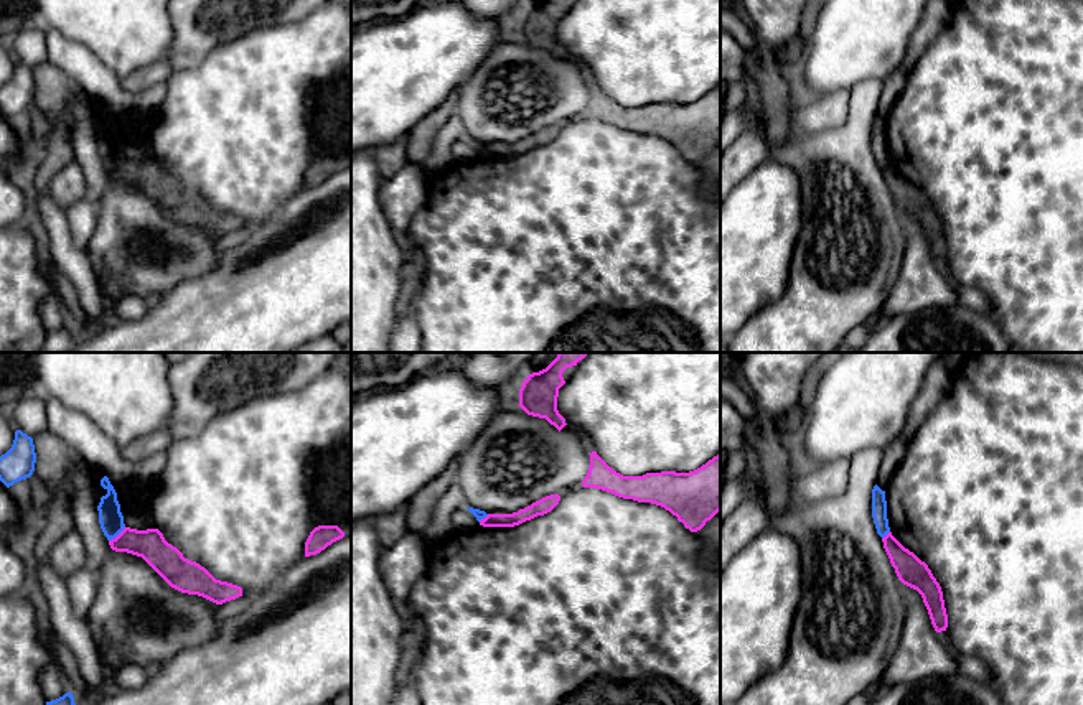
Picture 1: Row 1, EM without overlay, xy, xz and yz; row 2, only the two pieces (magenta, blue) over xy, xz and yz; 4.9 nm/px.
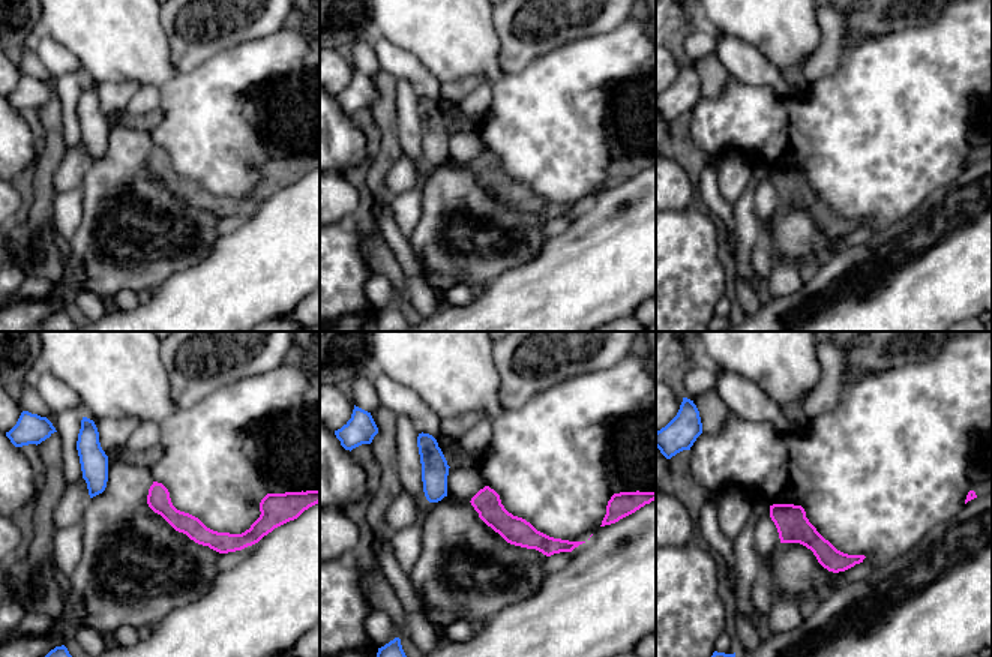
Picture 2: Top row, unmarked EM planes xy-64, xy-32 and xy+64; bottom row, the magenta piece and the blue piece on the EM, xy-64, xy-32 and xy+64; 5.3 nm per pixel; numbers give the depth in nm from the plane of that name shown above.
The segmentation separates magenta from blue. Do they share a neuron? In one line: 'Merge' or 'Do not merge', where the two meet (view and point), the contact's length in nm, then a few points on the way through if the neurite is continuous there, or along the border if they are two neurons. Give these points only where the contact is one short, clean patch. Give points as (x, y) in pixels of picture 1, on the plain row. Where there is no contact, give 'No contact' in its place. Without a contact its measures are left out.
Do not merge. Touches magenta at xy (119, 165). Shared border 110 nm. Boundary: xy (124, 157), (109, 172)

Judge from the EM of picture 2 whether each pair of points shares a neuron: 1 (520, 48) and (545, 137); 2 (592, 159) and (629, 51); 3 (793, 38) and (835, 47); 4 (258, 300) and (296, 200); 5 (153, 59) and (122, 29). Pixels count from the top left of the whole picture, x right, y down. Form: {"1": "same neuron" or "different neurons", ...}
{"1": "different neurons", "2": "same neuron", "3": "different neurons", "4": "same neuron", "5": "same neuron"}

